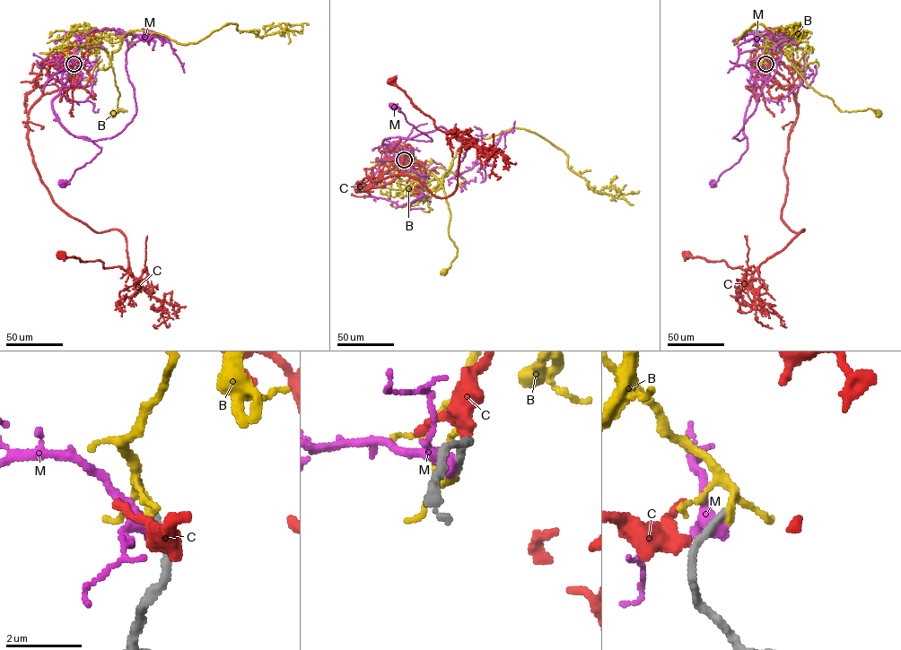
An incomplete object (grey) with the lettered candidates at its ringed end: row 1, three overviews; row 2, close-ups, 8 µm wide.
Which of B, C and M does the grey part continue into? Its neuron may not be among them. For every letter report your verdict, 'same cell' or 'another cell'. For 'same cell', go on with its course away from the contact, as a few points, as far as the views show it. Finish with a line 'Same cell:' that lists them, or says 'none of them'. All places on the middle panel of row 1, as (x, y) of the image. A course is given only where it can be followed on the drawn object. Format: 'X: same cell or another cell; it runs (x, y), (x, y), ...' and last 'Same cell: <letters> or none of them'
B: another cell
C: another cell
M: another cell
Same cell: none of them

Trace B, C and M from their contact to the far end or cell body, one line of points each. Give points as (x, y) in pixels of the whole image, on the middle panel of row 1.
B: (404, 160), (406, 152), (407, 160), (421, 163), (443, 188), (449, 238), (458, 249), (442, 272)
C: (405, 159), (359, 191), (398, 175), (439, 197), (456, 188), (462, 142), (391, 80)
M: (404, 159), (394, 154), (393, 143), (389, 146), (382, 141), (432, 139), (392, 105)

